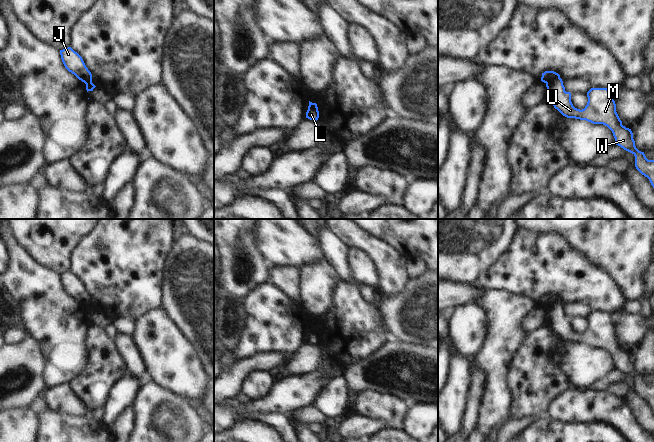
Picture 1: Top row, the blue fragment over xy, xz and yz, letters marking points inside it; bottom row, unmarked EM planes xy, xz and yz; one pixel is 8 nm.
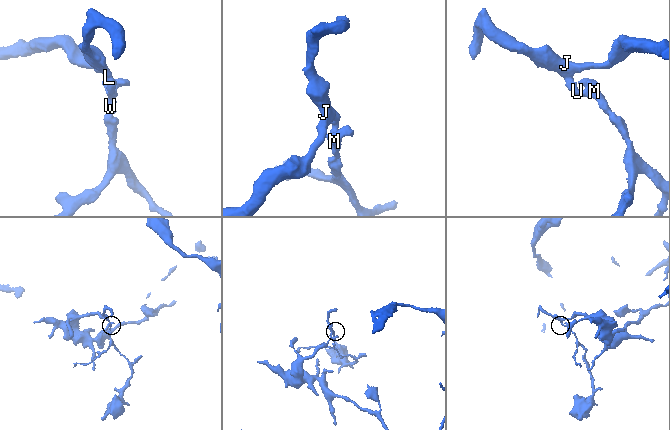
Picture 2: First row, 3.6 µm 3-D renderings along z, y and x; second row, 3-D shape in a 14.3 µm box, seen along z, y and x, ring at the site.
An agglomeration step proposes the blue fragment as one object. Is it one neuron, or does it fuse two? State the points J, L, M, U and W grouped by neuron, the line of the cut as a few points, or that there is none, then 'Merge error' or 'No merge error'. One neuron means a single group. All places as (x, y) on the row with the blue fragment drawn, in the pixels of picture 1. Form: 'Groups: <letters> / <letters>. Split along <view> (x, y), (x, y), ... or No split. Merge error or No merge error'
Groups: J / L M U W. Split along yz (559, 77), (550, 80), (546, 84). Merge error

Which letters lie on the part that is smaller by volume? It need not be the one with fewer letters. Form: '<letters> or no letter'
L, M, U, W

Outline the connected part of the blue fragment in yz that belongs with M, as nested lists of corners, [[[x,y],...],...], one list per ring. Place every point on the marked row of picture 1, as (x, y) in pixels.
[[[561,78],[548,82],[546,87],[549,93],[548,101],[563,116],[607,126],[613,133],[616,145],[635,156],[636,169],[649,179],[654,188],[654,160],[648,160],[644,152],[636,148],[631,129],[622,125],[616,112],[616,104],[612,98],[611,90],[591,88],[587,92],[587,105],[580,110],[573,106],[571,93],[565,91]]]

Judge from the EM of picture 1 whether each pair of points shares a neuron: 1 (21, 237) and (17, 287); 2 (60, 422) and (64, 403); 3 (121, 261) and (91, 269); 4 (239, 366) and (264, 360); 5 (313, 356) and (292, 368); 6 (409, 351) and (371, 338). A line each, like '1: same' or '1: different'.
1: different
2: different
3: same
4: same
5: same
6: different

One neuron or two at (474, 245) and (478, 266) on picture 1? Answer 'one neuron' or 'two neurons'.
one neuron

